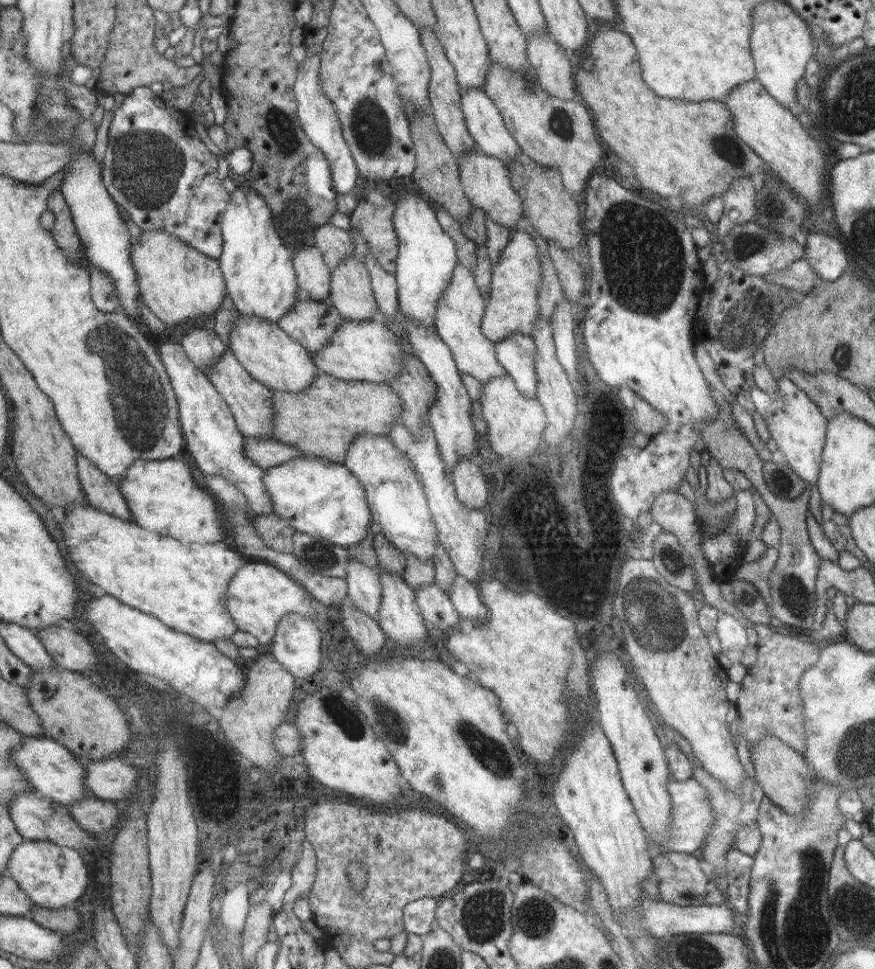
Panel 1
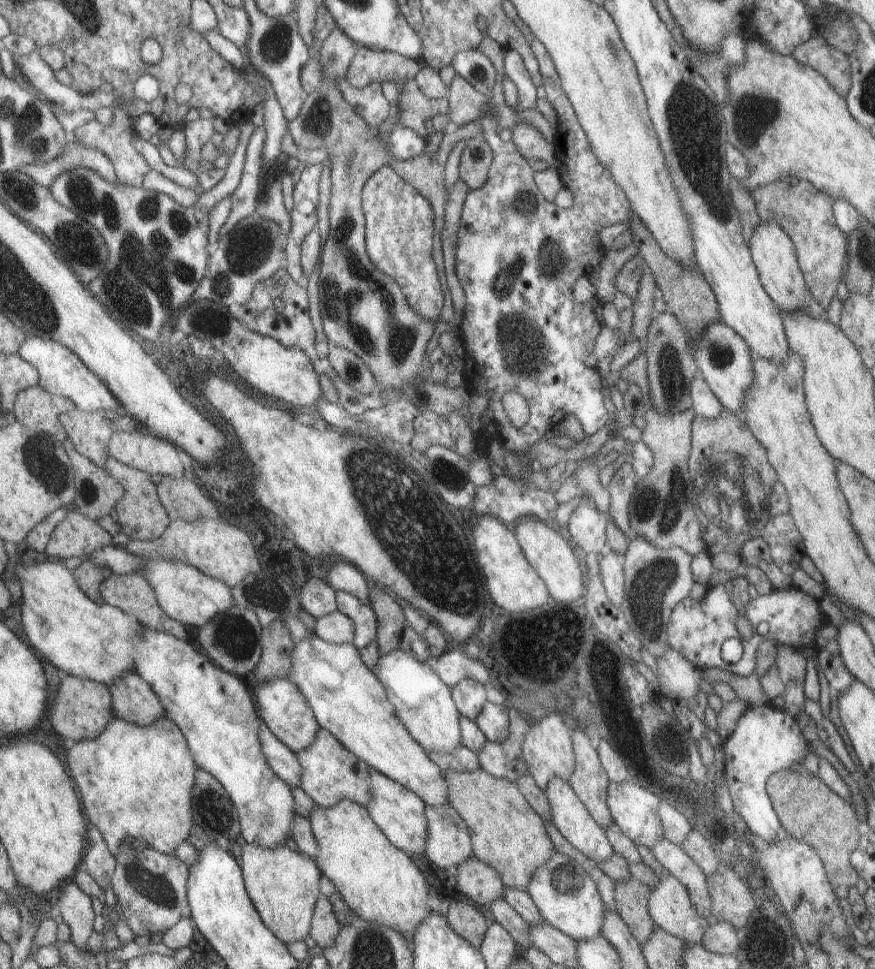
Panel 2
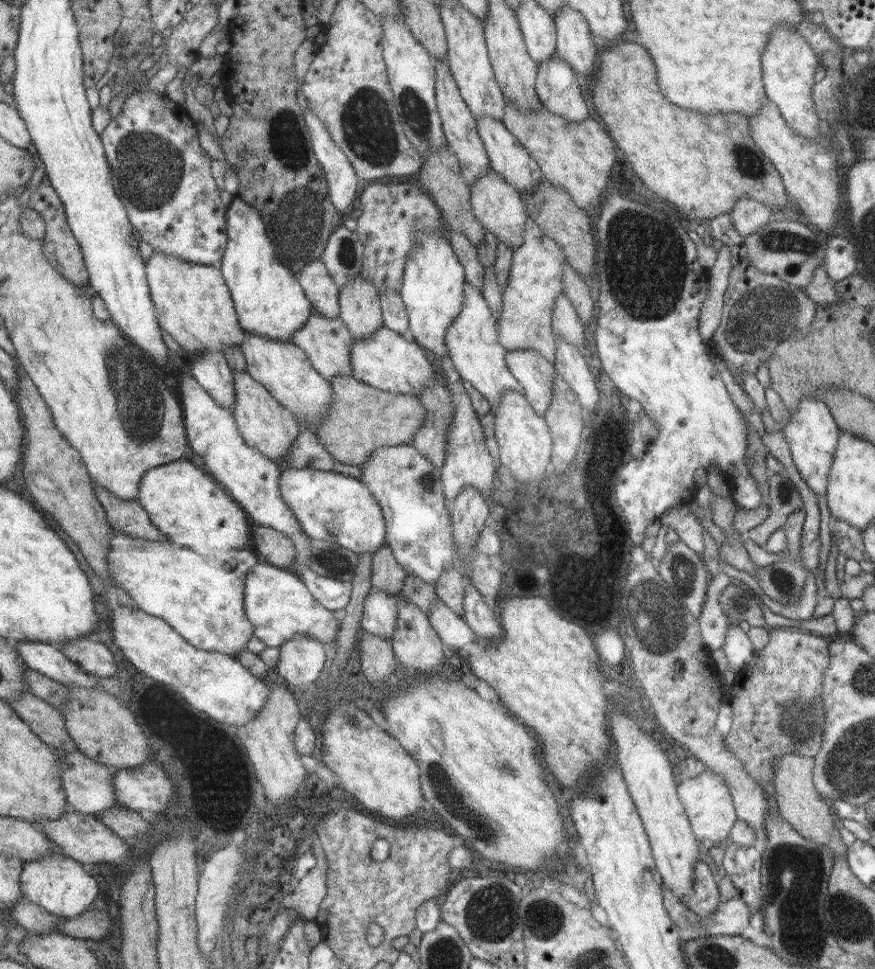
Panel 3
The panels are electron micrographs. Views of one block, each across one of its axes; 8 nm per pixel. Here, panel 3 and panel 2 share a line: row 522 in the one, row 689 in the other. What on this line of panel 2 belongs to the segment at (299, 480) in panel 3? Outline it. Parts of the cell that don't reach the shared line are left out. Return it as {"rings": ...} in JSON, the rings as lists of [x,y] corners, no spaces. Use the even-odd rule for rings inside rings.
{"rings":[[[319,636],[311,638],[311,640],[297,646],[297,650],[293,654],[293,672],[291,672],[289,680],[295,680],[301,686],[301,690],[305,692],[305,696],[311,700],[311,706],[313,706],[315,714],[319,716],[323,730],[333,732],[351,752],[355,752],[361,760],[365,760],[373,772],[385,774],[391,780],[403,784],[405,788],[409,788],[417,796],[421,796],[427,808],[451,806],[449,804],[447,772],[443,768],[439,768],[435,764],[435,760],[429,758],[429,752],[411,736],[411,732],[407,730],[403,720],[397,716],[397,710],[387,696],[387,688],[375,676],[375,672],[371,668],[367,668],[359,650],[361,648],[355,644],[353,646],[351,644],[337,646],[337,644],[331,644]]]}

